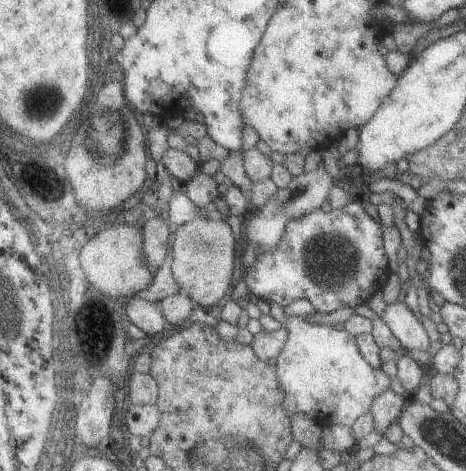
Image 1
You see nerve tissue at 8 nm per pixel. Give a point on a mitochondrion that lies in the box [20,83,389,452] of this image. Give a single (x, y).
(331, 261)

